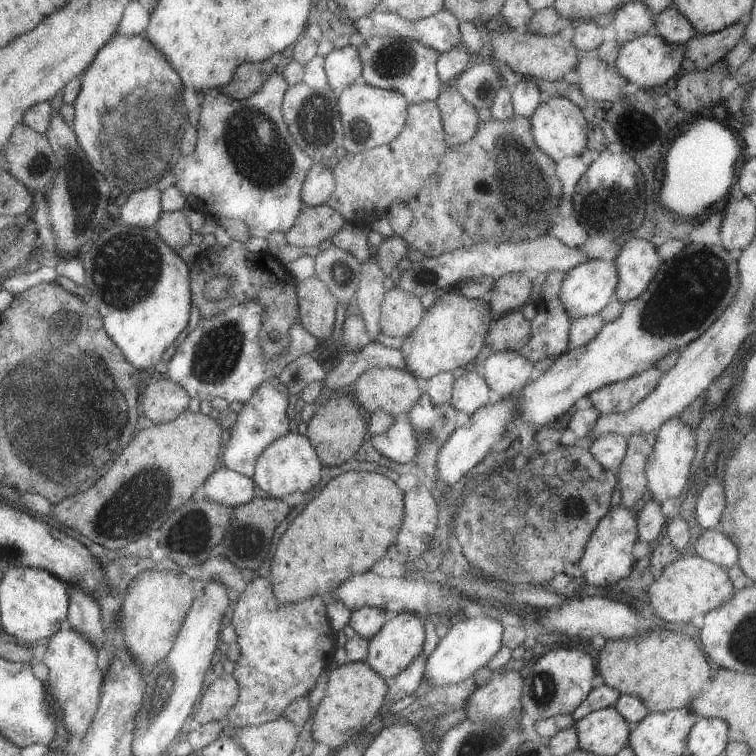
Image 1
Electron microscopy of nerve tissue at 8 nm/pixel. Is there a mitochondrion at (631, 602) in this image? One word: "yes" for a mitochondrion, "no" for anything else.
no

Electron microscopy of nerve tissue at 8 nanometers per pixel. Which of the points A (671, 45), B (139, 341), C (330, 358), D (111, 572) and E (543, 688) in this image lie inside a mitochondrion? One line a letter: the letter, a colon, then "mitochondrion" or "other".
A: other
B: other
C: other
D: other
E: mitochondrion

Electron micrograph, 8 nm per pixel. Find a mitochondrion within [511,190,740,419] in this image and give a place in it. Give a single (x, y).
(692, 289)

